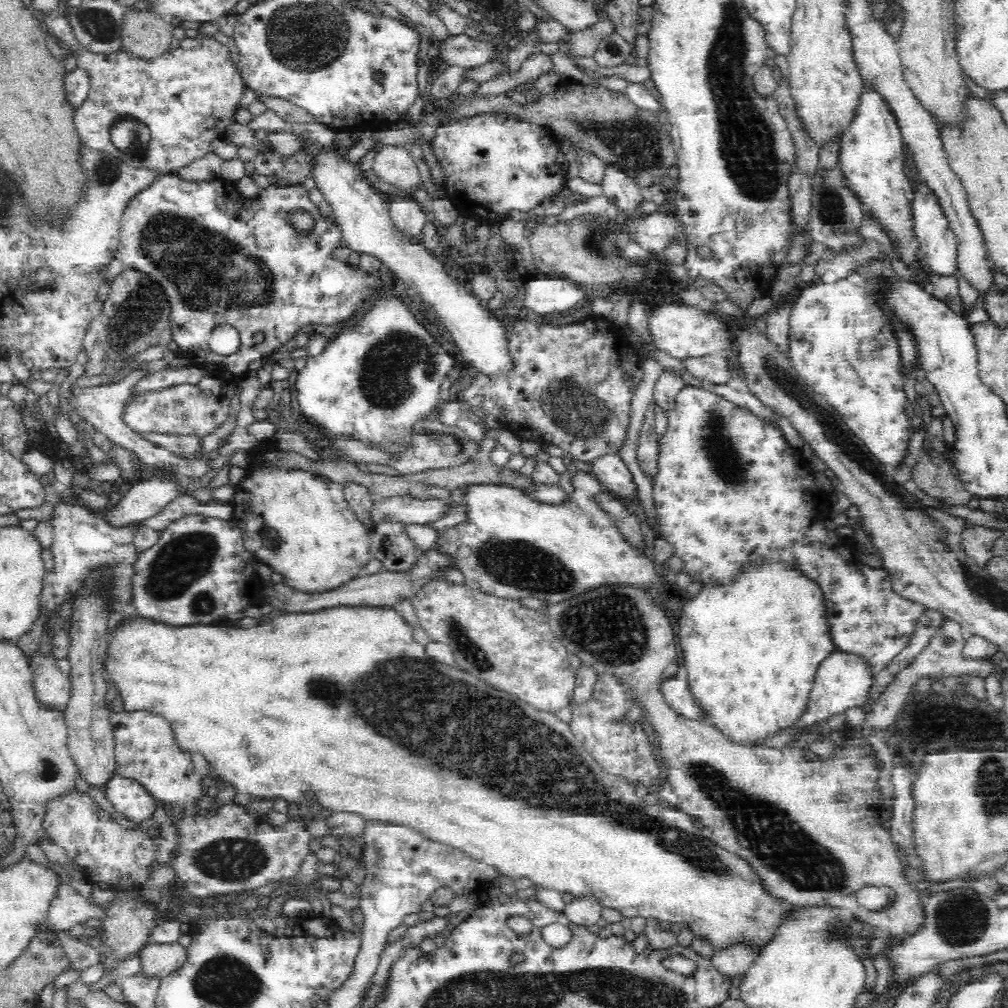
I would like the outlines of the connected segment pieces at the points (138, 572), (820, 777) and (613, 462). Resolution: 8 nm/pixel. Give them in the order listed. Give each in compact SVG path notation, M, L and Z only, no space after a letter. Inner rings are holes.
M187 513L184 516L172 520L171 524L164 526L164 528L158 530L158 540L146 548L146 550L138 551L135 557L135 562L132 566L132 576L130 578L130 601L132 606L135 606L138 615L150 617L154 620L162 620L167 624L174 626L182 625L196 625L196 624L210 624L214 625L224 622L228 626L237 627L240 624L242 618L246 618L246 610L250 606L256 606L266 602L264 596L262 596L261 590L263 589L264 582L261 577L254 572L254 562L257 560L256 556L253 555L246 545L243 543L244 531L237 520L222 520L216 516L208 516L205 513Z
M600 587L575 596L558 604L549 603L546 617L552 632L562 640L567 650L576 654L581 662L593 666L600 672L614 672L618 676L628 677L633 684L636 698L645 707L644 718L658 735L661 744L662 760L666 781L676 793L679 811L696 818L712 830L711 841L719 848L738 856L752 871L762 885L762 890L772 898L782 898L790 904L832 904L836 908L848 908L862 922L876 926L881 934L896 937L904 933L911 936L923 922L922 906L916 900L916 890L902 877L898 870L899 861L892 845L889 829L879 823L879 813L884 808L877 798L879 771L874 762L862 757L859 743L869 743L867 736L870 728L886 731L894 721L898 710L910 698L914 685L920 678L935 680L940 677L962 676L963 674L986 678L997 667L988 658L972 659L962 655L965 637L961 626L949 620L930 640L930 644L916 655L906 668L894 674L890 684L876 698L872 711L865 716L865 725L861 734L851 735L851 741L844 750L836 752L836 758L822 765L820 761L810 761L799 748L758 748L754 745L740 744L730 739L711 724L684 720L668 706L660 694L661 675L664 669L677 659L672 627L663 609L648 599L642 591L626 587ZM866 886L888 886L894 890L894 902L880 910L872 912L864 908L856 898Z
M616 452L600 454L589 461L591 475L594 475L599 482L606 484L607 489L617 498L627 502L635 495L636 487L633 483L631 471Z

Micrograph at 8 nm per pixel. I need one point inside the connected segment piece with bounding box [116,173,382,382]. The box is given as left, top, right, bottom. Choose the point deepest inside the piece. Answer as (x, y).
(222, 258)

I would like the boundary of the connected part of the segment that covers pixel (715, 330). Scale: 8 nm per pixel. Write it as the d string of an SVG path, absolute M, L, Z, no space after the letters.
M668 303L664 307L648 312L646 318L646 334L655 349L670 354L672 358L686 358L686 356L706 356L722 352L731 344L731 337L727 333L723 322L710 315L706 315L695 307Z

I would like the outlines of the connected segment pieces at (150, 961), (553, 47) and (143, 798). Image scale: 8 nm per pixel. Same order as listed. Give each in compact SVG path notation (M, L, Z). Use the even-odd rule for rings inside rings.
M149 941L139 954L143 974L160 979L162 976L176 972L189 959L188 951L188 947L178 941L170 941L166 944Z
M608 19L598 21L592 28L584 29L580 32L567 33L558 42L544 42L537 51L554 56L554 54L564 54L571 58L584 58L594 56L597 45L603 39L604 34L613 32L612 22Z
M115 768L103 785L108 799L114 808L128 820L146 820L154 810L154 798L148 790L132 777L124 777Z

